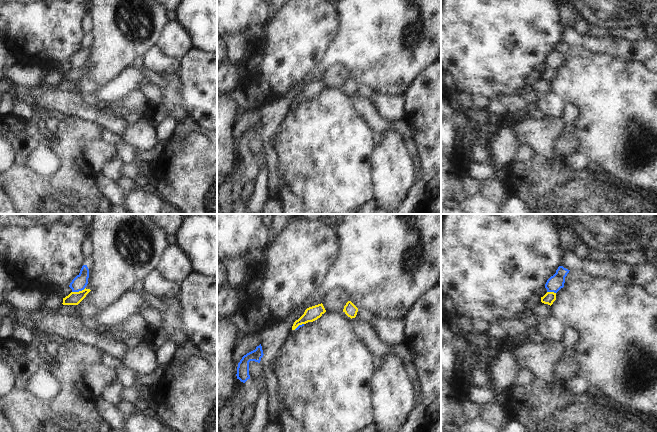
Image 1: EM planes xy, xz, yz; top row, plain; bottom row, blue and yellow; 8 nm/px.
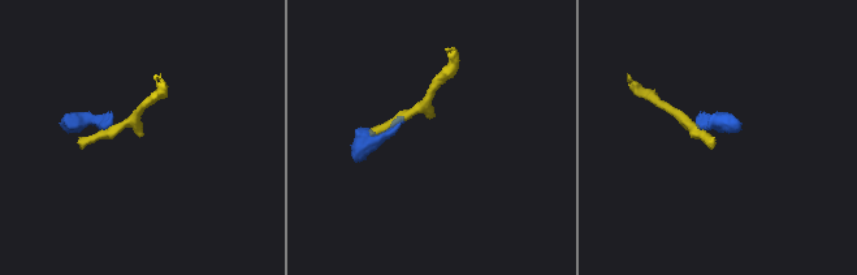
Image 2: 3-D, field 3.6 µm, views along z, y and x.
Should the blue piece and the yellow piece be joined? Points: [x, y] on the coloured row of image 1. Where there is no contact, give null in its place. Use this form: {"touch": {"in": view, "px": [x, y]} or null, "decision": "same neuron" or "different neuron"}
{"touch": {"in": "xy", "px": [78, 291]}, "decision": "different neuron"}

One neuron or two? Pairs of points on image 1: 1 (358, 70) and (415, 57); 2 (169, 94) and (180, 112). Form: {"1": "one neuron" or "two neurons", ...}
{"1": "one neuron", "2": "one neuron"}

